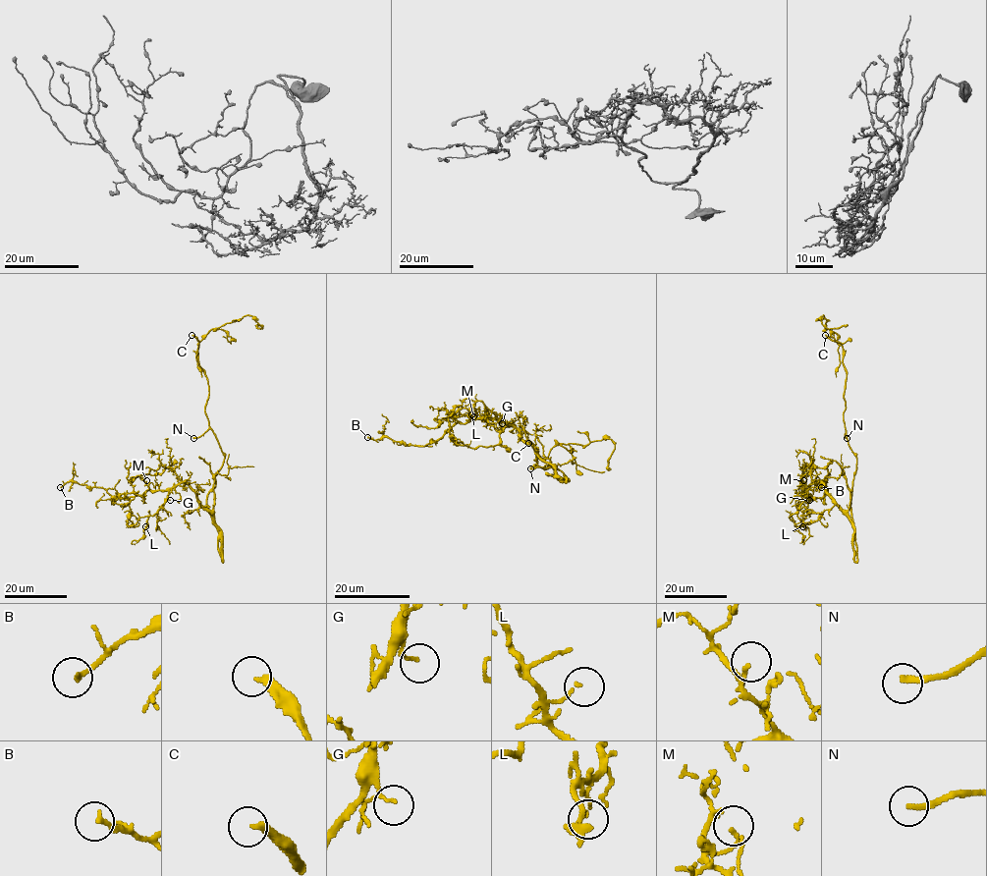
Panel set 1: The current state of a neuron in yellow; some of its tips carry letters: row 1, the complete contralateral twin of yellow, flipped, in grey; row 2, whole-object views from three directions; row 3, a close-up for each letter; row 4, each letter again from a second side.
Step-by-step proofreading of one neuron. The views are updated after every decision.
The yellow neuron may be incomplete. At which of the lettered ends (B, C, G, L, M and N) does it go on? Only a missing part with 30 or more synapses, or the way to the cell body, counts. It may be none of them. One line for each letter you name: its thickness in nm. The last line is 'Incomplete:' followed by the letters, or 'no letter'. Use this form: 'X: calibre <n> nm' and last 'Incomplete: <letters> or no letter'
C: calibre 260 nm
N: calibre 220 nm
Incomplete: C, N

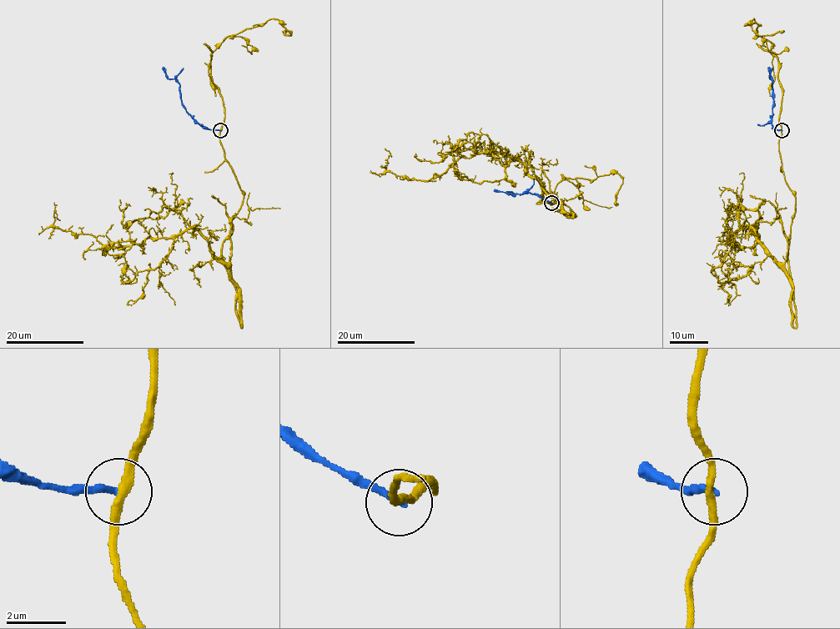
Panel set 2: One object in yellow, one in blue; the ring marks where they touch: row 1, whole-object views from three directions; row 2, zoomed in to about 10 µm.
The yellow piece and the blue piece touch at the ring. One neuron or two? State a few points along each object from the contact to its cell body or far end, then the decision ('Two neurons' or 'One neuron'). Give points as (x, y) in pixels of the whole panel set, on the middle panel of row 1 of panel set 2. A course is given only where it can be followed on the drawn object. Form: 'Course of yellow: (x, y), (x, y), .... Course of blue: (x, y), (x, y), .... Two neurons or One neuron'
Course of yellow: (551, 203), (575, 216), (521, 162), (496, 152), (460, 158), (428, 180), (387, 172), (384, 148). Course of blue: (551, 203), (530, 192), (513, 195), (494, 190). Two neurons

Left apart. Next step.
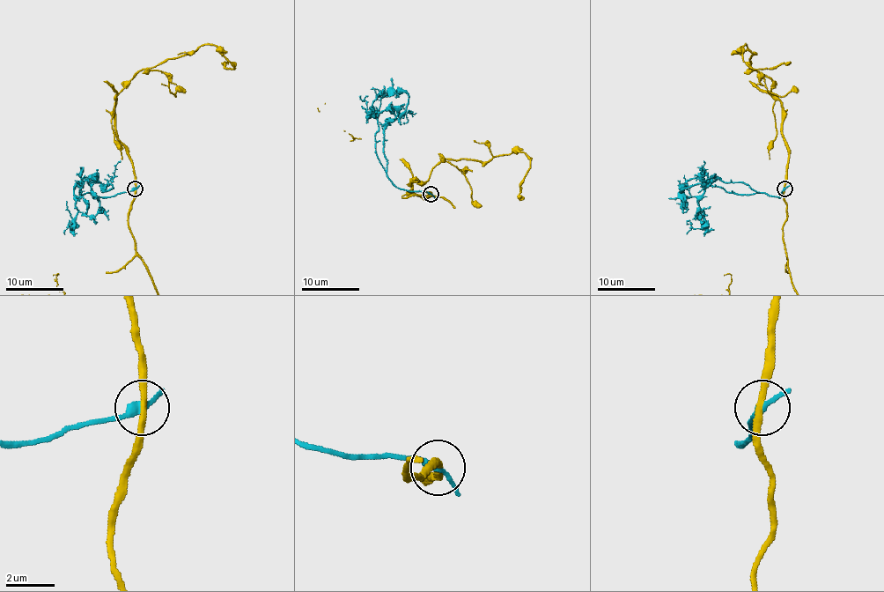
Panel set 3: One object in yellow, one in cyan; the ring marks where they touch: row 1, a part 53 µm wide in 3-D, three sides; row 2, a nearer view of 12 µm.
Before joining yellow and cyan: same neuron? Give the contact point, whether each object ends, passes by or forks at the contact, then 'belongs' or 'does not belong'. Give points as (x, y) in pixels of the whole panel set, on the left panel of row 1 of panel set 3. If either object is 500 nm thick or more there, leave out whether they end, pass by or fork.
(135, 188) | yellow passes by | cyan passes by | does not belong

